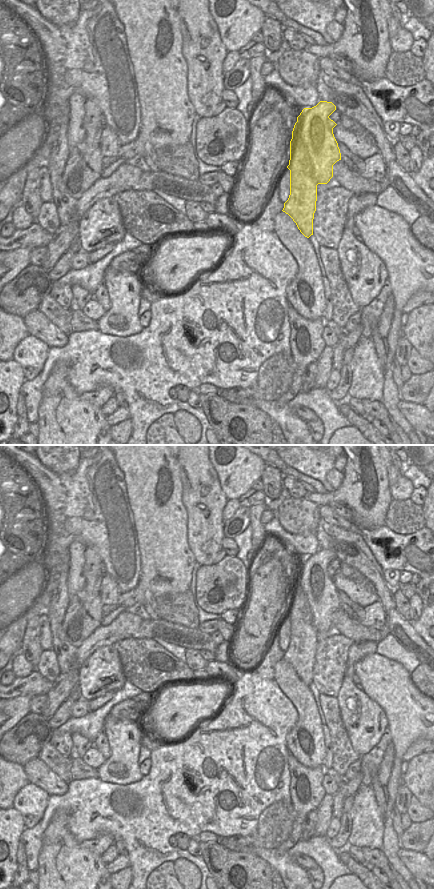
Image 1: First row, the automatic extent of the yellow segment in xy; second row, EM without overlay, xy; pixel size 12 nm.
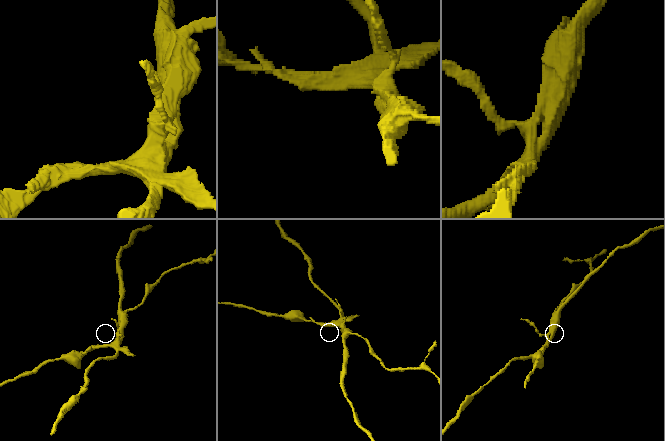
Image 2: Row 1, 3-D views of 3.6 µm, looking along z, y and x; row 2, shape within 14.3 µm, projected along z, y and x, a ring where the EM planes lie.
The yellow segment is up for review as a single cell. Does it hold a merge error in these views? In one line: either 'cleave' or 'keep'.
cleave

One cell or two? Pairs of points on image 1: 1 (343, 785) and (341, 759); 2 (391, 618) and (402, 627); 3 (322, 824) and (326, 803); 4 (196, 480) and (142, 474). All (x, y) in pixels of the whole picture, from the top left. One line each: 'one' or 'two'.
1: two
2: one
3: one
4: two

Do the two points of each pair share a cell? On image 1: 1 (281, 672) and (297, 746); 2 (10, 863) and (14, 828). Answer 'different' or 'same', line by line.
1: same
2: same

